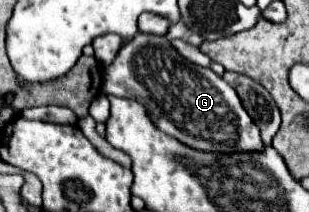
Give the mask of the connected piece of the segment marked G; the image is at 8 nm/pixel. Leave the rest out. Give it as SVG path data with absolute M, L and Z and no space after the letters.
M139 33L129 39L105 69L103 93L139 101L161 131L193 149L215 153L263 149L259 129L243 109L235 89L211 69L191 65L165 37Z

